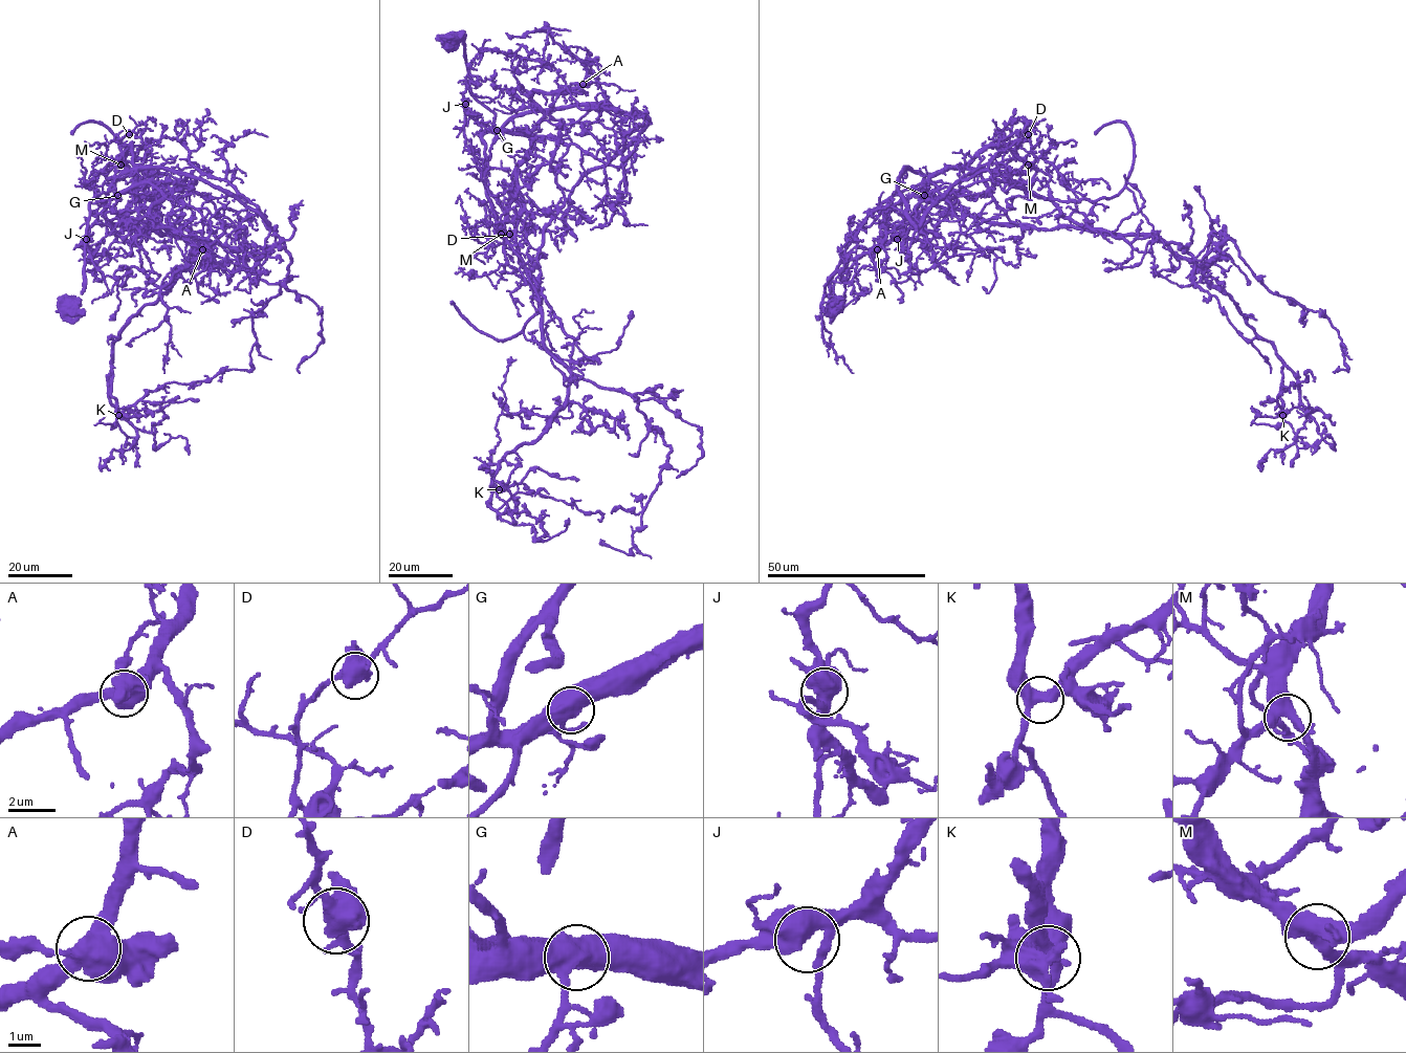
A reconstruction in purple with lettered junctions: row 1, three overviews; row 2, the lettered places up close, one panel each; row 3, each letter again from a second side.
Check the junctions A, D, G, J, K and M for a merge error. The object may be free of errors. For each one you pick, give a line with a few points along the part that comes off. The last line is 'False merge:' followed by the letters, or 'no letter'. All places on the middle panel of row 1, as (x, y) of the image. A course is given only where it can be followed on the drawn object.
A: (583, 84), (552, 95), (564, 206), (523, 334), (591, 358), (618, 347), (632, 311)
False merge: A

